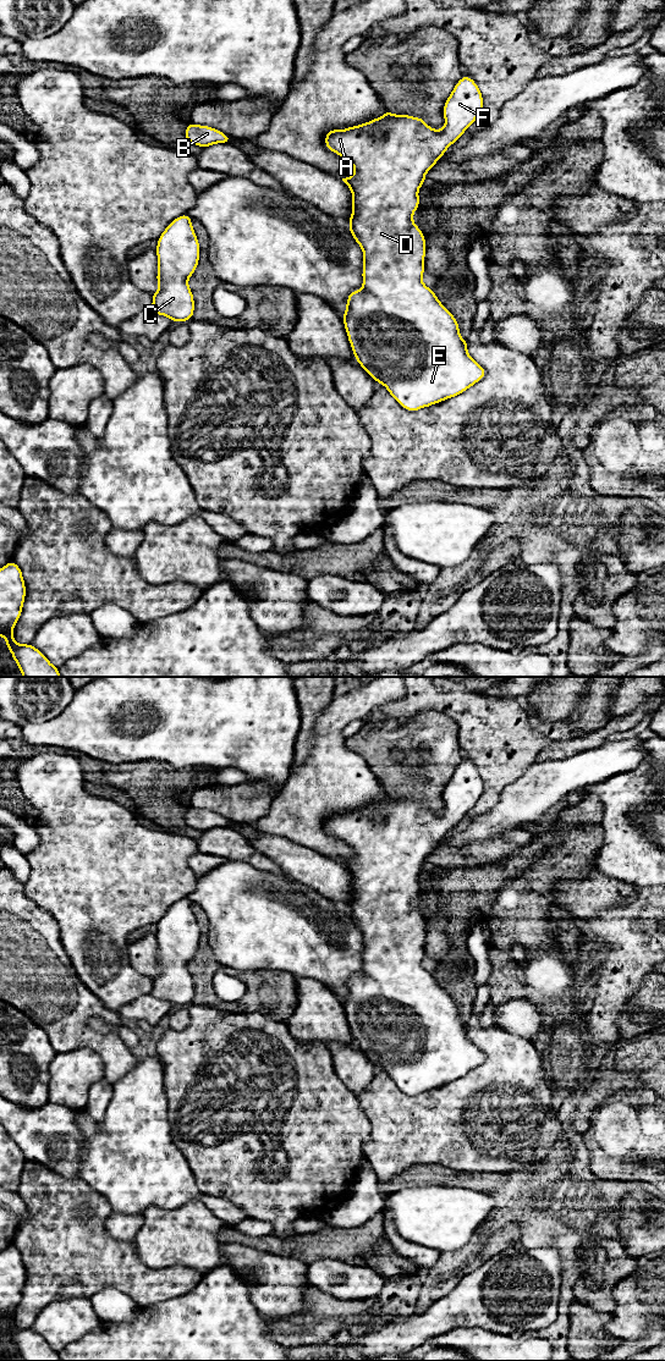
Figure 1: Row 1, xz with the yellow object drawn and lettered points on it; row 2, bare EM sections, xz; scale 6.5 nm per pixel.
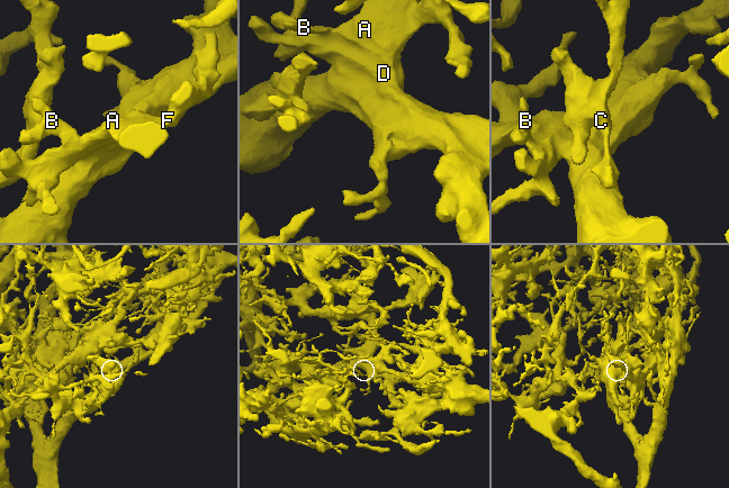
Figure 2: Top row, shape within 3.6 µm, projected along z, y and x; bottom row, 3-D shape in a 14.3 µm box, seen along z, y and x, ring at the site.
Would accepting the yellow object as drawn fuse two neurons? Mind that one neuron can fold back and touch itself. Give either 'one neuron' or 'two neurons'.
one neuron

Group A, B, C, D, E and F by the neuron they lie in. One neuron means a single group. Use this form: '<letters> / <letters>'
A B C D E F

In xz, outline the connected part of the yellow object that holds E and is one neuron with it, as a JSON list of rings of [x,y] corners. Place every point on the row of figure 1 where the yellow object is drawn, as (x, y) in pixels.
[[[463,76],[445,101],[445,125],[441,130],[429,127],[422,117],[395,115],[385,110],[381,117],[345,130],[331,130],[325,134],[325,147],[355,169],[355,173],[342,181],[352,193],[348,231],[363,252],[363,286],[348,294],[346,313],[341,318],[356,360],[410,412],[456,397],[485,376],[485,369],[467,352],[468,343],[460,335],[460,321],[441,304],[434,291],[423,283],[425,237],[413,222],[413,213],[419,206],[418,191],[425,182],[425,173],[478,119],[483,105],[477,83]]]

